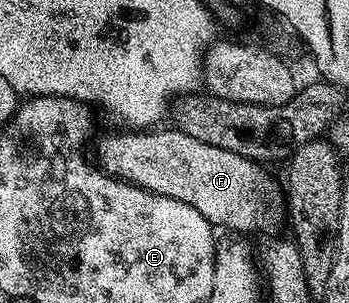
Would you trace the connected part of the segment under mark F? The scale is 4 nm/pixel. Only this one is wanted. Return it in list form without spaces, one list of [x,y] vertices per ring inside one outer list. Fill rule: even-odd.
[[[155,128],[150,132],[123,132],[127,134],[107,134],[95,146],[95,158],[100,170],[119,178],[123,182],[131,182],[161,196],[169,196],[173,200],[181,200],[185,204],[195,206],[205,220],[211,222],[212,227],[228,226],[231,230],[257,230],[264,222],[271,226],[278,220],[275,206],[267,202],[267,194],[275,186],[271,178],[262,170],[264,168],[258,161],[243,158],[233,152],[223,151],[213,147],[196,137],[187,136],[185,132],[169,128]]]

